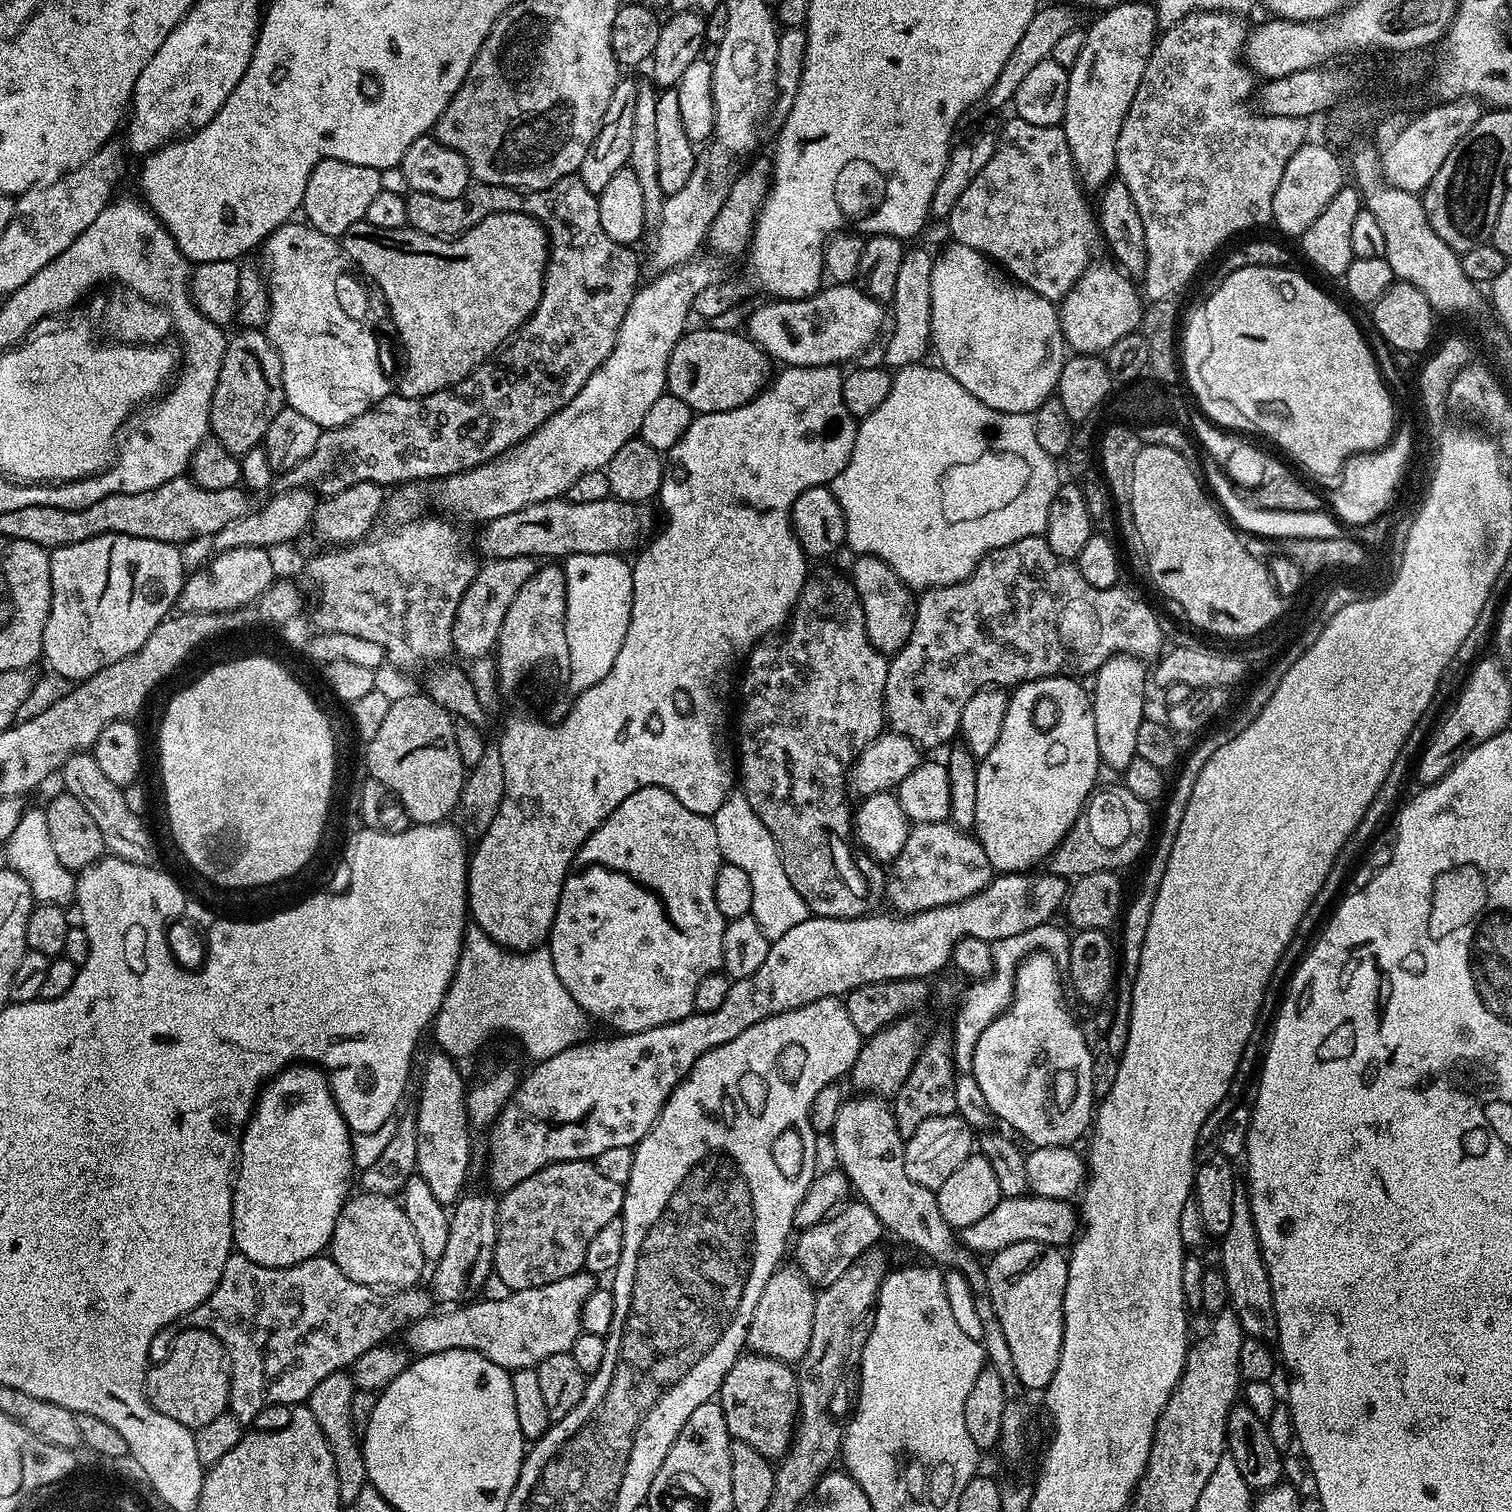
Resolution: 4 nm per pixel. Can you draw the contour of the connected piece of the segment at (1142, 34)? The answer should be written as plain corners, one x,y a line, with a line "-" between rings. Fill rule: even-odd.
1123,2
1109,8
1108,11
1101,11
1096,17
1098,18
1092,25
1087,25
1086,43
1082,46
1082,54
1078,54
1078,62
1074,62
1074,66
1068,69
1066,110
1062,121
1066,142
1070,146
1070,154
1076,167
1076,175
1079,176
1081,185
1088,190
1103,189
1104,185
1117,175
1118,134
1130,110
1130,102
1134,102
1134,94
1138,94
1138,82
1142,82
1146,62
1158,39
1156,10
1151,3

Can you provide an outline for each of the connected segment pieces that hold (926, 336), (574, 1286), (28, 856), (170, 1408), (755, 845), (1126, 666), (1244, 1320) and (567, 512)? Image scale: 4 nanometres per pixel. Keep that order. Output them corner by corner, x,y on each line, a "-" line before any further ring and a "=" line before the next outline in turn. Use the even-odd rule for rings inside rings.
909,247
898,270
897,285
890,301
890,328
892,337
884,348
883,363
889,369
899,370
911,364
921,363
930,352
932,342
932,307
930,306
930,278
936,265
933,253
924,248
=
581,1270
566,1278
558,1278
558,1282
550,1282
546,1286
527,1288
517,1292
509,1291
508,1296
501,1300
480,1298
475,1302
453,1307
451,1310
440,1310
444,1311
440,1313
437,1311
418,1322
409,1324
402,1332
402,1337
404,1336
405,1340
403,1343
409,1353
415,1354
417,1357
461,1348
462,1350
474,1350
478,1354
490,1358
490,1362
509,1370
535,1368
536,1365
546,1362
546,1358
550,1358
550,1354
571,1352
574,1338
578,1338
582,1331
580,1327
582,1306
597,1286
597,1277
593,1276
591,1272
=
31,808
25,809
17,829
7,840
7,846
4,849
5,865
26,878
27,884
31,887
33,899
37,903
71,905
75,901
75,875
62,866
58,854
55,853
44,809
=
181,1327
172,1339
163,1362
149,1367
144,1378
144,1392
154,1410
166,1414
166,1418
174,1418
174,1422
182,1422
182,1426
195,1430
206,1426
206,1422
214,1422
214,1418
229,1411
234,1395
234,1376
230,1371
228,1351
224,1348
224,1343
216,1337
211,1328
=
733,794
722,802
722,806
711,817
714,830
718,833
718,846
721,857
727,863
739,866
750,877
750,887
754,890
754,902
751,915
762,926
762,934
766,934
769,942
782,938
786,930
798,926
798,922
807,920
810,913
806,902
798,895
798,890
790,886
790,878
786,878
786,870
782,870
782,858
778,846
774,842
774,834
762,826
762,818
754,814
750,802
746,802
743,794
=
1120,653
1111,656
1103,666
1094,674
1096,685
1091,685
1090,695
1092,697
1092,709
1094,710
1094,734
1098,734
1098,754
1100,763
1105,769
1113,768
1116,774
1123,774
1126,766
1136,756
1136,742
1138,739
1138,726
1144,721
1143,704
1146,699
1148,684
1150,688
1150,672
1146,669
1145,661
1139,660
1137,656
1128,656
=
1238,1186
1234,1190
1234,1218
1230,1218
1230,1230
1219,1237
1220,1264
1228,1287
1228,1303
1231,1311
1236,1313
1238,1322
1245,1333
1252,1338
1268,1338
1276,1331
1274,1298
1270,1290
1270,1278
1262,1258
1256,1227
1252,1221
1252,1211
1248,1201
1247,1187
=
567,498
538,502
518,510
514,514
502,514
502,518
487,521
481,527
484,529
480,532
478,552
481,557
488,556
484,558
489,561
505,560
515,556
530,556
533,558
560,556
559,558
567,558
574,554
606,554
607,552
628,554
632,547
635,549
641,542
647,541
653,531
652,512
648,507
647,503
631,504
615,498
609,498
602,502
574,502

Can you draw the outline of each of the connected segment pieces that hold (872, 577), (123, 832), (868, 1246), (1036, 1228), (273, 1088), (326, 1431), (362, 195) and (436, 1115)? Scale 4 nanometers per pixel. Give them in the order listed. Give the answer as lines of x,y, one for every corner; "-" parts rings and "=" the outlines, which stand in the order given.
857,555
855,559
850,579
862,602
866,618
866,634
879,652
895,654
898,650
902,650
902,646
906,646
910,638
914,615
913,593
904,585
902,578
898,578
898,574
894,574
894,570
890,570
890,566
882,562
882,558
=
88,752
76,753
63,765
60,778
65,791
70,792
86,810
93,815
98,830
101,831
105,849
113,856
137,862
138,865
155,865
158,852
153,838
150,836
143,817
134,814
126,806
125,794
116,783
110,781
98,767
95,757
=
848,1202
843,1205
835,1214
821,1219
821,1224
816,1224
813,1228
808,1228
796,1240
796,1260
795,1267
800,1269
800,1273
817,1289
828,1288
864,1252
869,1252
872,1248
881,1243
880,1235
885,1235
885,1228
880,1225
878,1214
870,1210
862,1202
=
1035,1194
1005,1196
990,1210
970,1226
959,1229
958,1239
973,1254
991,1254
1006,1250
1014,1242
1042,1242
1057,1246
1071,1245
1078,1232
1078,1212
1069,1201
1051,1200
=
300,1062
295,1066
285,1068
284,1071
272,1077
261,1088
259,1096
256,1097
252,1115
249,1116
248,1125
244,1127
240,1138
238,1167
234,1173
234,1183
232,1185
232,1243
235,1251
241,1256
250,1258
250,1262
258,1262
258,1266
266,1266
267,1268
289,1268
321,1255
332,1243
334,1226
338,1222
340,1212
350,1195
348,1187
354,1184
352,1138
353,1133
342,1118
342,1114
332,1097
332,1087
328,1085
327,1075
321,1069
=
341,1370
322,1378
322,1382
318,1382
314,1390
310,1390
306,1401
310,1414
314,1414
314,1422
322,1426
322,1434
330,1446
330,1454
334,1454
334,1470
338,1474
338,1498
341,1505
352,1504
354,1498
358,1498
358,1494
362,1494
364,1487
369,1484
362,1440
352,1413
356,1389
351,1375
=
320,160
306,182
302,216
322,234
340,238
350,226
364,220
366,209
380,192
380,169
341,160
=
439,1050
433,1052
424,1064
424,1073
420,1076
420,1097
414,1105
418,1126
416,1175
430,1186
440,1204
452,1206
466,1192
464,1183
468,1180
468,1163
472,1160
473,1133
468,1119
466,1083
463,1074
456,1069
459,1068
457,1061

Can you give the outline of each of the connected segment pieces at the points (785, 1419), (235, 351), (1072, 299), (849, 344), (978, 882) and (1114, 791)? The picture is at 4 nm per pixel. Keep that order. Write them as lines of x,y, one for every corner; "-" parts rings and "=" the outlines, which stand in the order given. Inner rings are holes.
742,1354
734,1362
734,1366
726,1374
718,1393
718,1403
722,1406
722,1414
726,1414
728,1434
733,1440
746,1442
746,1446
754,1446
758,1454
775,1461
788,1451
796,1430
796,1418
800,1415
798,1402
798,1382
791,1363
776,1360
772,1356
=
246,328
237,333
228,341
218,386
214,386
210,432
219,444
230,450
230,454
239,458
251,448
263,445
266,430
270,430
270,422
274,422
274,414
284,409
286,401
282,362
267,331
=
1107,263
1089,264
1078,282
1074,282
1074,286
1058,304
1065,345
1081,356
1107,353
1114,342
1126,338
1140,327
1142,296
1137,285
1135,288
1132,285
1135,283
1115,263
=
832,284
821,287
813,296
805,300
782,300
772,298
769,304
760,304
748,316
746,335
759,346
773,361
794,368
830,368
844,366
847,360
860,356
876,340
880,327
885,327
886,312
881,301
867,296
863,288
856,284
=
951,822
915,825
890,868
892,881
888,884
888,900
900,914
925,912
962,902
982,891
994,875
990,858
986,858
986,850
982,850
975,835
=
1097,787
1088,797
1088,803
1068,835
1062,838
1060,845
1048,857
1047,871
1053,876
1075,878
1099,872
1116,872
1134,863
1140,855
1143,857
1149,851
1154,836
1152,811
1145,800
1134,798
1134,794
1130,794
1126,787

